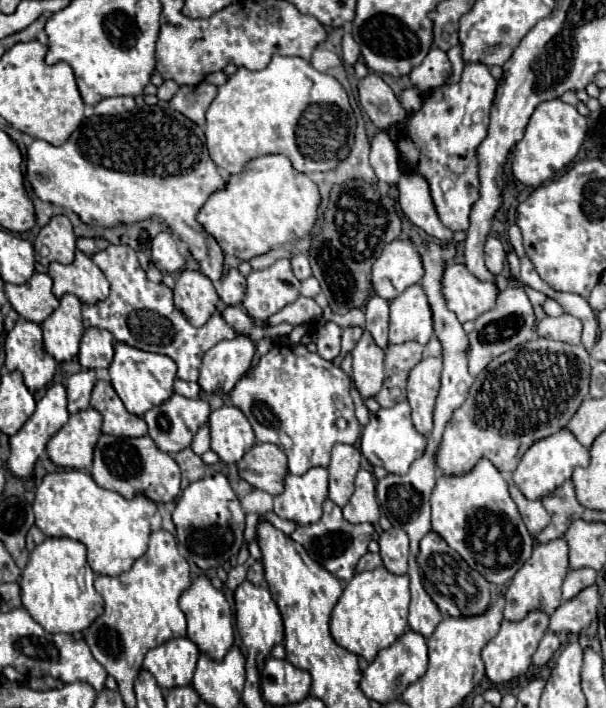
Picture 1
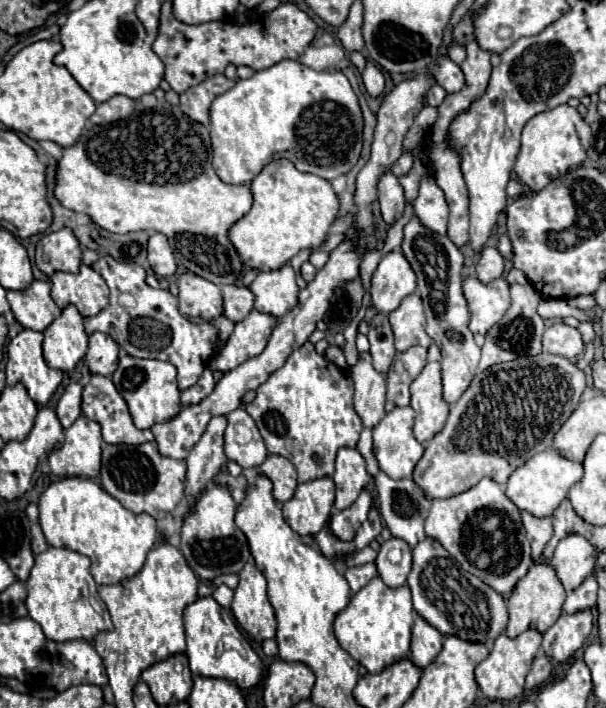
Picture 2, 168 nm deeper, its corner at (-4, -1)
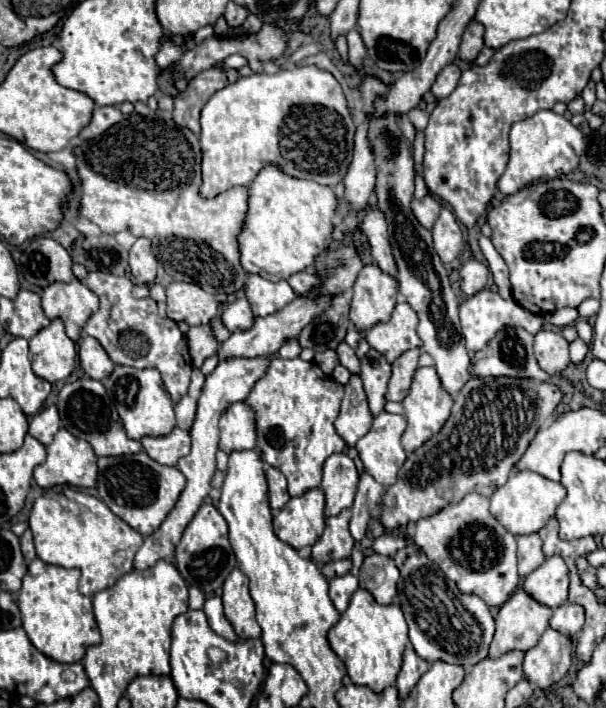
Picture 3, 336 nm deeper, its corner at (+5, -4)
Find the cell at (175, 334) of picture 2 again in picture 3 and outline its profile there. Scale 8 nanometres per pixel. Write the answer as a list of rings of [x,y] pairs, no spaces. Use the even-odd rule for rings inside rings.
[[[92,271],[88,273],[86,287],[98,295],[100,309],[88,319],[88,323],[84,325],[84,333],[98,339],[116,365],[128,365],[136,369],[158,369],[166,391],[170,393],[172,401],[178,403],[188,391],[192,371],[192,357],[188,353],[186,335],[182,335],[174,321],[162,319],[158,315],[154,299],[132,297],[132,281],[128,277],[116,277],[106,271]]]

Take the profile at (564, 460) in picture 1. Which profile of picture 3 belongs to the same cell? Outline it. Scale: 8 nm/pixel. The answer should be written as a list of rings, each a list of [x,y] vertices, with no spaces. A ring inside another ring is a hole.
[[[518,471],[518,473],[510,475],[510,479],[492,493],[490,513],[514,537],[530,535],[530,533],[538,533],[550,521],[550,517],[554,517],[556,507],[562,503],[564,495],[566,495],[566,491],[564,491],[564,487],[560,487],[560,483],[552,483],[532,471]]]

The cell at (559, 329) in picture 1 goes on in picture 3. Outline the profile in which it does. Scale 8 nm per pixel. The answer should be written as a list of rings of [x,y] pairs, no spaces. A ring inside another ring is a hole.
[[[546,329],[534,337],[534,355],[538,365],[550,375],[562,373],[570,363],[568,341],[560,333]]]

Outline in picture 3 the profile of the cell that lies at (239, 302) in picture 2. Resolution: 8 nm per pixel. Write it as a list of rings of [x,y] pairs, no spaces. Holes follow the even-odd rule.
[[[238,297],[234,303],[222,303],[222,323],[228,331],[246,331],[254,325],[254,313],[246,297]]]

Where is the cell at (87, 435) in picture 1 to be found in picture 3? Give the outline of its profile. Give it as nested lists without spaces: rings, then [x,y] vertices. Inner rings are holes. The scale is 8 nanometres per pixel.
[[[60,429],[54,435],[54,441],[46,449],[46,461],[40,463],[34,469],[34,479],[42,489],[50,489],[54,485],[74,485],[74,487],[96,487],[98,467],[96,467],[96,455],[90,447],[90,443],[84,443],[84,439],[76,439],[72,433]]]

